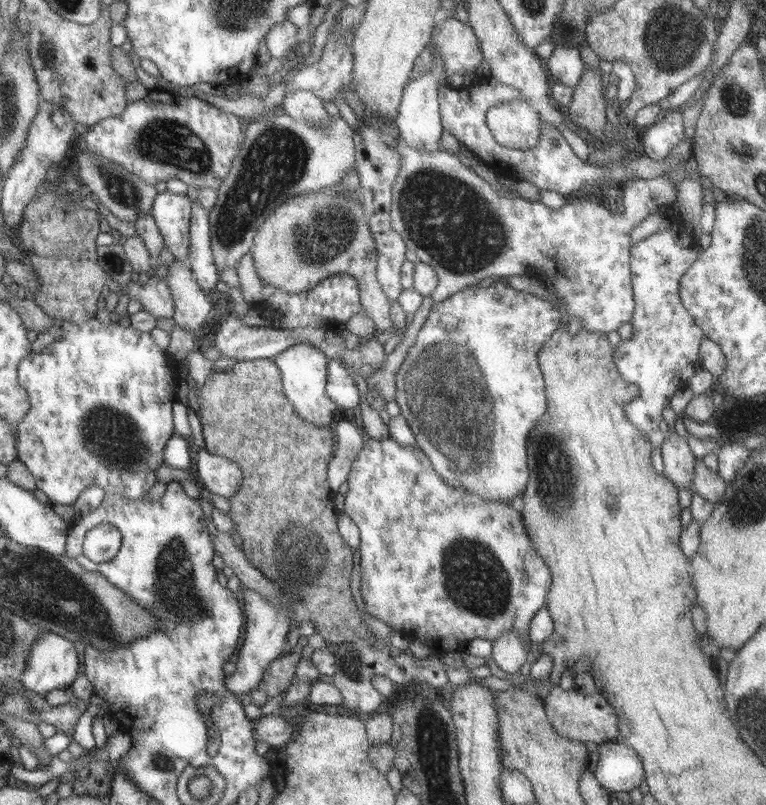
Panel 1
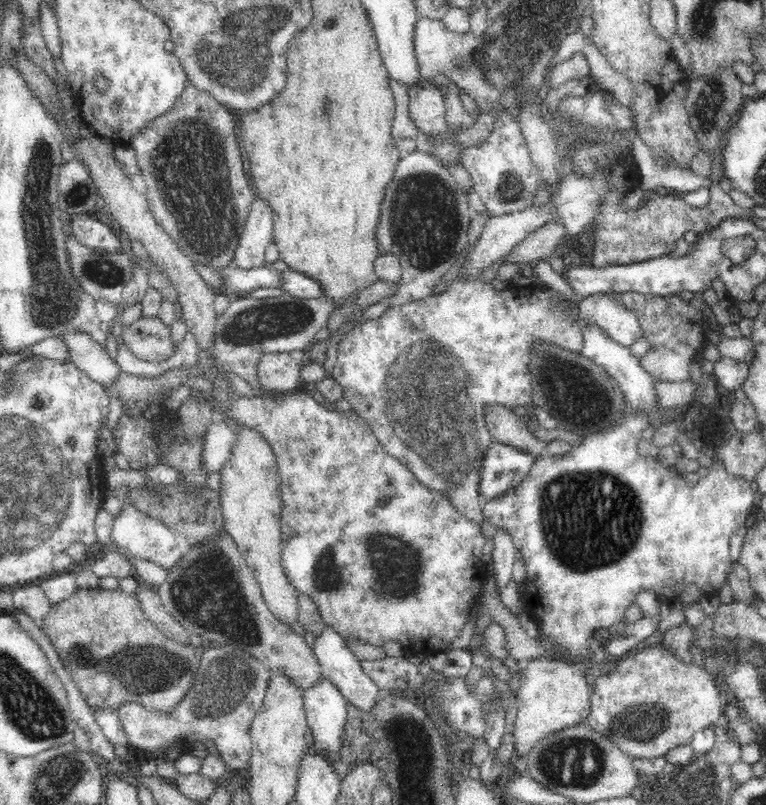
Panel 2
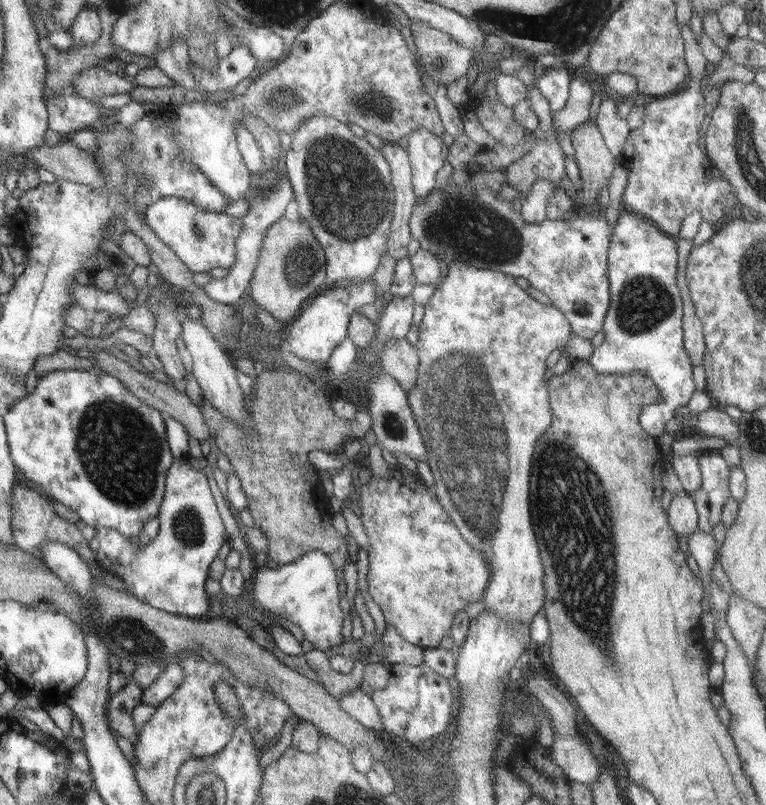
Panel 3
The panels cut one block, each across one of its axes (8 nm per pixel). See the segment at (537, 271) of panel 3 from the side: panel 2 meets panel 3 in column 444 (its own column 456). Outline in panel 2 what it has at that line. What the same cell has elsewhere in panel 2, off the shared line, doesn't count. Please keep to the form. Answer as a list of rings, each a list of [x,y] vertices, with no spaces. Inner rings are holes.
[[[419,150],[401,156],[400,160],[398,160],[398,164],[396,164],[396,170],[394,170],[390,184],[386,186],[386,194],[384,194],[382,204],[380,204],[380,221],[378,221],[376,231],[376,242],[378,243],[378,248],[381,252],[392,253],[399,258],[399,263],[401,264],[401,283],[391,300],[386,300],[386,305],[388,307],[400,307],[403,304],[411,303],[412,301],[420,300],[421,298],[433,294],[432,290],[434,286],[436,286],[436,283],[442,278],[442,276],[444,276],[444,274],[446,274],[446,272],[448,272],[448,270],[450,270],[450,268],[452,268],[452,266],[454,266],[454,264],[456,264],[458,256],[460,256],[462,250],[468,246],[467,232],[470,230],[471,215],[472,211],[468,209],[466,194],[456,187],[454,176],[439,161],[426,154],[426,152]]]

